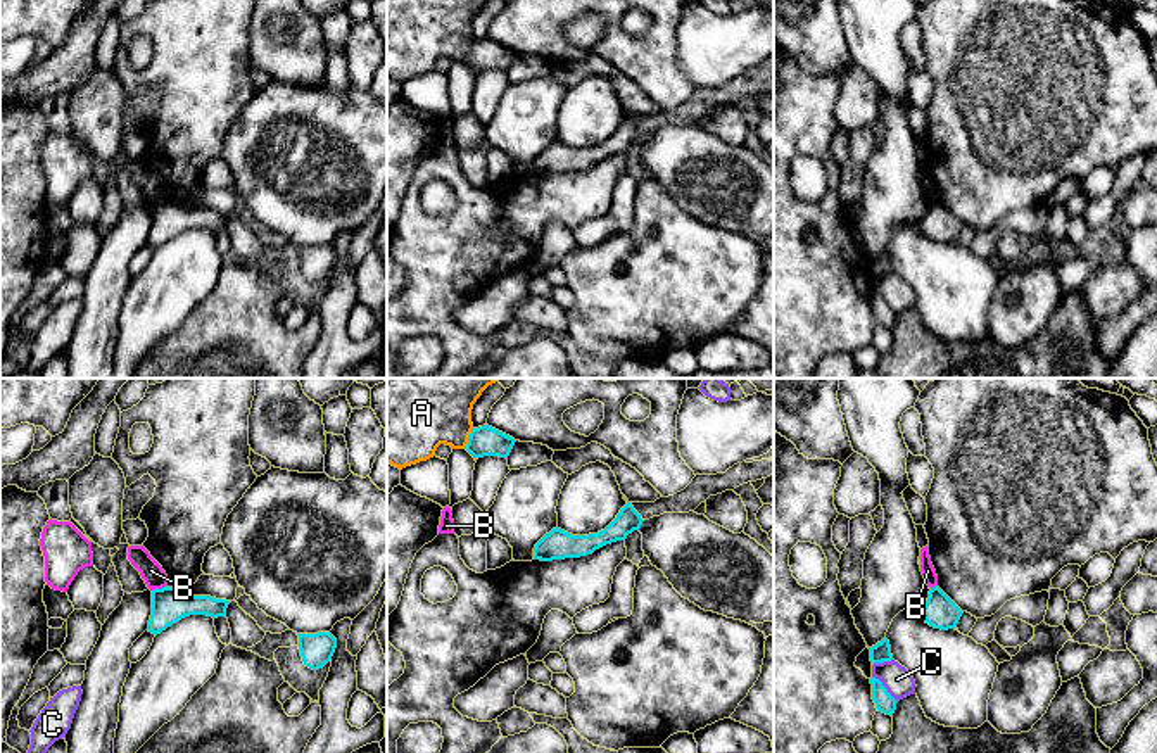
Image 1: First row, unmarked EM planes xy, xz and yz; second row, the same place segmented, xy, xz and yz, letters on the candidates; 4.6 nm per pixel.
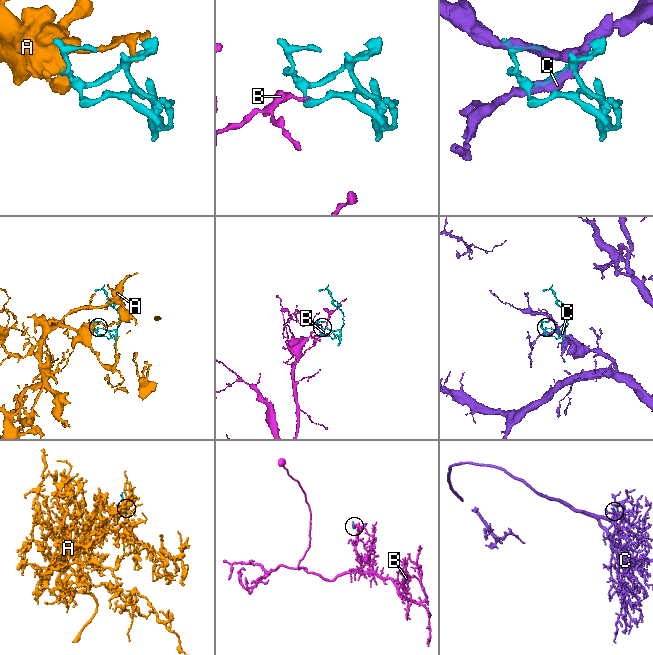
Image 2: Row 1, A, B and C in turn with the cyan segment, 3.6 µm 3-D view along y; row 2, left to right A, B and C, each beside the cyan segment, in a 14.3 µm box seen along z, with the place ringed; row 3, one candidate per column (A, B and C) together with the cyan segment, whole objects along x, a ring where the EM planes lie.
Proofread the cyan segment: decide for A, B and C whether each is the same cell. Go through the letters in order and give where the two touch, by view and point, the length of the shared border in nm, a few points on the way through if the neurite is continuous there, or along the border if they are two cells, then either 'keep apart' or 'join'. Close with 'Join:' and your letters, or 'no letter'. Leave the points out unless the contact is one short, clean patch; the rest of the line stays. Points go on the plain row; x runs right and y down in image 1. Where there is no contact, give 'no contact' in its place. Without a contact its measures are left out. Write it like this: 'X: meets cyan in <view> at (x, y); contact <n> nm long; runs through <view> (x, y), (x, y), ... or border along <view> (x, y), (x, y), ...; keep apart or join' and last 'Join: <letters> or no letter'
A: meets cyan in xz at (468, 52); contact 100 nm long; keep apart
B: meets cyan in xy at (159, 202); contact 80 nm long; border along xy (166, 197), (152, 204); keep apart
C: meets cyan in yz at (885, 301); contact 170 nm long; keep apart
Join: no letter

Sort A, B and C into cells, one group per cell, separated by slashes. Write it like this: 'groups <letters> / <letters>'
groups A / B / C

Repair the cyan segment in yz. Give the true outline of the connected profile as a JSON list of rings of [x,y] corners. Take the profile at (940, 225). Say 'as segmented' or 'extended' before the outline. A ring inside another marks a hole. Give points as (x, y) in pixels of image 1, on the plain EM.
as segmented; [[[936,199],[920,223],[920,230],[934,242],[955,242],[962,223]]]

